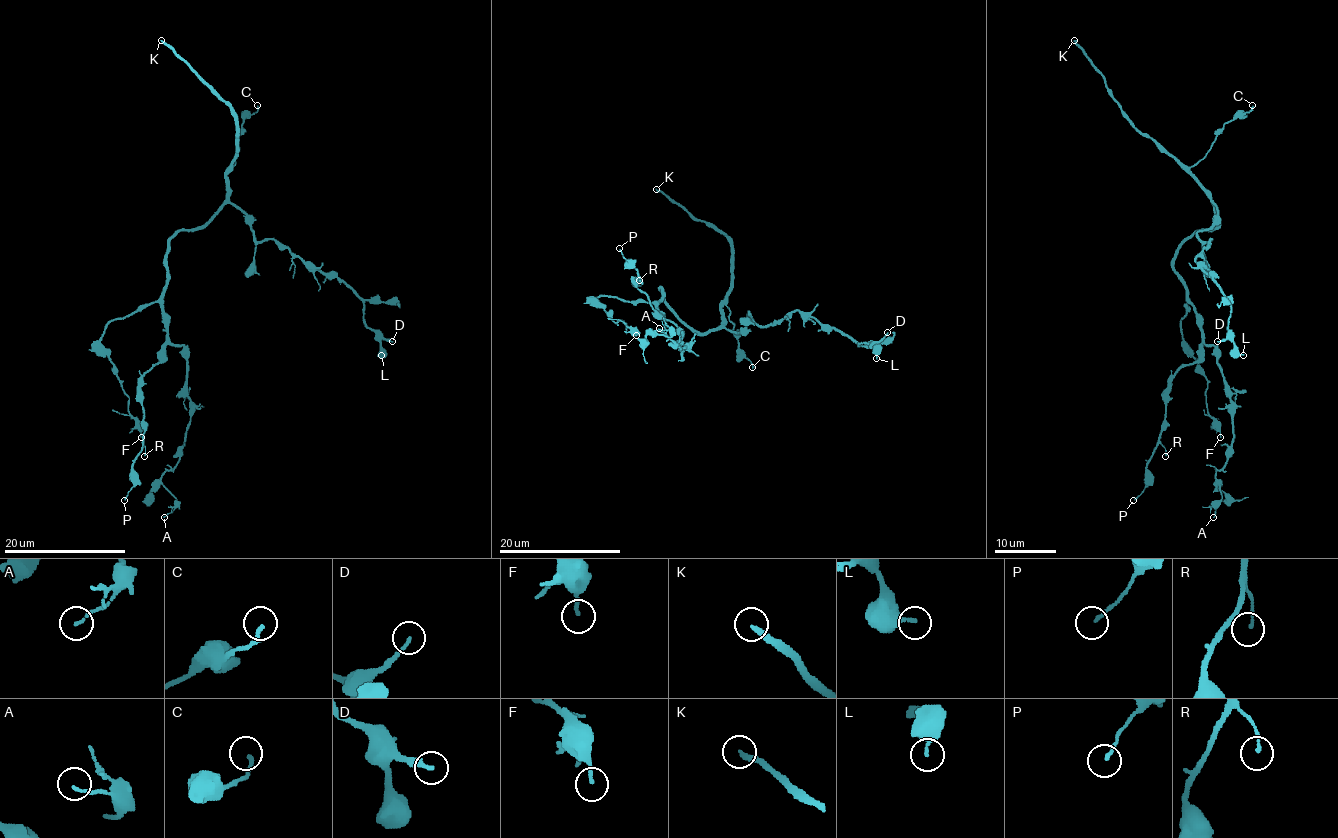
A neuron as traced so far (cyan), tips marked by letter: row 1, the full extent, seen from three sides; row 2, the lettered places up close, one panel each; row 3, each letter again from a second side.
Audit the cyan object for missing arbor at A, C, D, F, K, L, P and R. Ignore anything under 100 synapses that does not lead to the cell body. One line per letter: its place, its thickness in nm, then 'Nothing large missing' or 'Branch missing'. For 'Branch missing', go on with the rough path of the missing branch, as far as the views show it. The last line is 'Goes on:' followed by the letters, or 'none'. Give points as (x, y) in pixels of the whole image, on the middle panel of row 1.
A: Place: (659, 328). Thickness 110 nm. Nothing large missing
C: Place: (752, 367). Thickness 160 nm. Nothing large missing
D: Place: (887, 332). Thickness 130 nm. Nothing large missing
F: Place: (636, 335). Thickness 150 nm. Nothing large missing
K: Place: (656, 189). Thickness 260 nm. Branch missing
L: Place: (876, 358). Thickness 220 nm. Nothing large missing
P: Place: (619, 248). Thickness 130 nm. Nothing large missing
R: Place: (639, 280). Thickness 120 nm. Nothing large missing
Goes on: K

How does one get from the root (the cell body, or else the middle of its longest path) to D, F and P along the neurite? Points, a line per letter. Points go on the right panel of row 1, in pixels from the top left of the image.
D: (1191, 236), (1217, 224), (1213, 203), (1196, 261), (1231, 303), (1217, 341)
F: (1191, 236), (1173, 261), (1173, 271), (1185, 288), (1187, 299), (1181, 334), (1207, 379), (1207, 413), (1220, 437)
P: (1191, 236), (1173, 271), (1196, 314), (1202, 355), (1171, 379), (1165, 428), (1146, 466), (1146, 486), (1133, 500)

